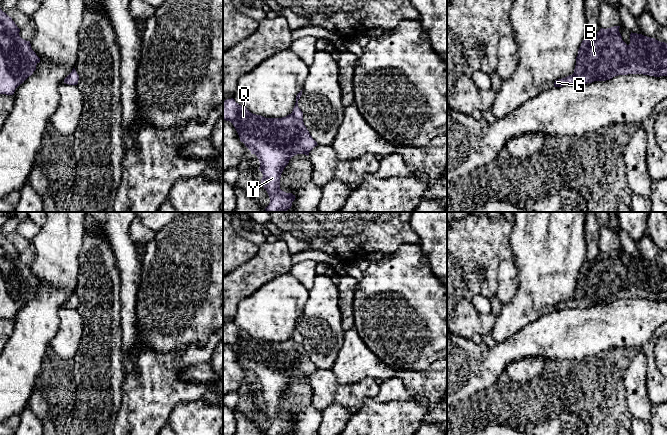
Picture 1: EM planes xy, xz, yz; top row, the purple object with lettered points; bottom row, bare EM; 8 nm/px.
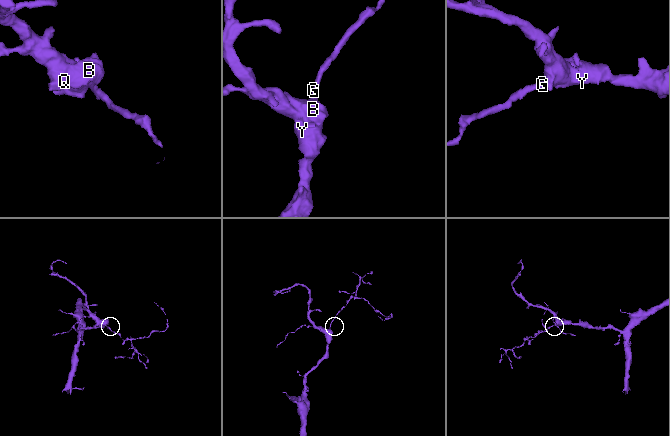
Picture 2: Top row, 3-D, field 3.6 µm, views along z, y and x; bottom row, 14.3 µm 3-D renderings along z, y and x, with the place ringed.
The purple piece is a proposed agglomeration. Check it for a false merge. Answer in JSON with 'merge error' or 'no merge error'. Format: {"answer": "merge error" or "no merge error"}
{"answer": "no merge error"}

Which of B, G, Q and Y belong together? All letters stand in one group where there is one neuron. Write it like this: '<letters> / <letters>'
B G Q Y

